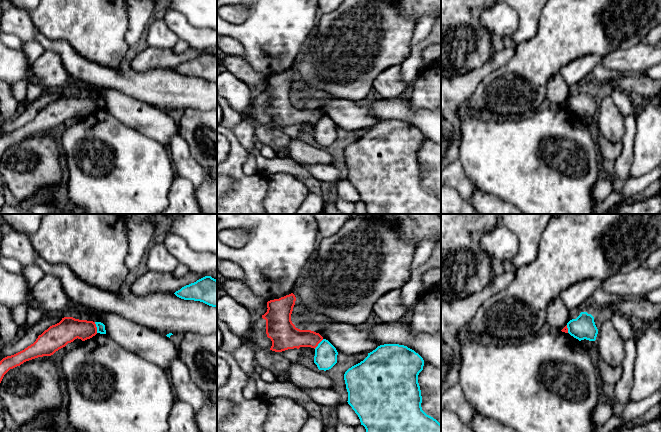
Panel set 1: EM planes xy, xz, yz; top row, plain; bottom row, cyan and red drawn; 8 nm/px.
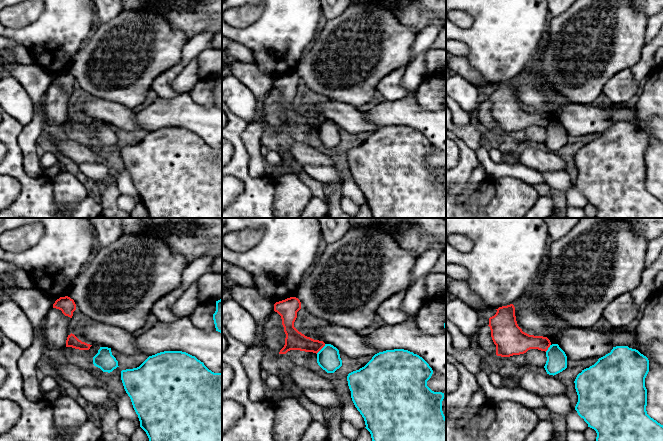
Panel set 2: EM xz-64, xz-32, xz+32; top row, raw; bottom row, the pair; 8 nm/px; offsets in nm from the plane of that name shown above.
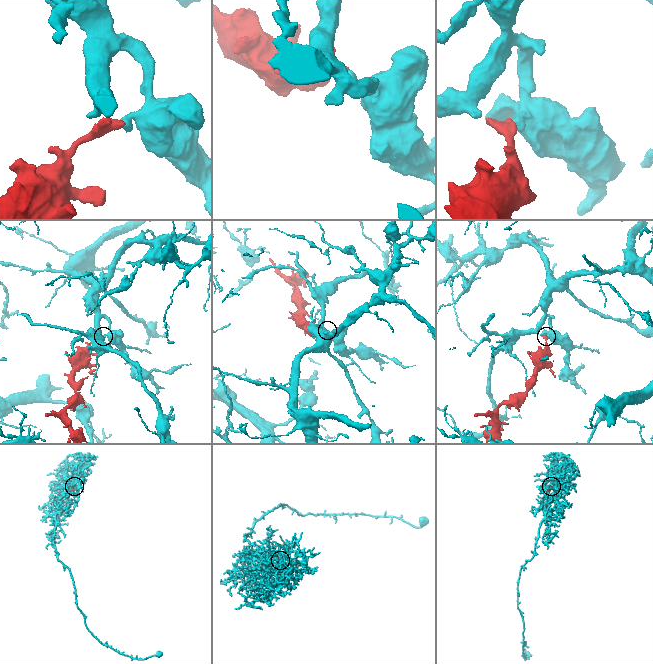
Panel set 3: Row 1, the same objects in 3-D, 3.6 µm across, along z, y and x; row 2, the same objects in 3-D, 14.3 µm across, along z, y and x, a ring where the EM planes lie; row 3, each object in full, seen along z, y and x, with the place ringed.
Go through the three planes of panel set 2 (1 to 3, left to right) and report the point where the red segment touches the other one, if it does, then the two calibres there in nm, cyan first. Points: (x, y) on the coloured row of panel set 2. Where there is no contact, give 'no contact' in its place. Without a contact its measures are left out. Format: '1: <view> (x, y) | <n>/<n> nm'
1: no contact
2: xz-32 (321, 349) | 190/160 nm
3: xz+32 (548, 348) | 160/190 nm

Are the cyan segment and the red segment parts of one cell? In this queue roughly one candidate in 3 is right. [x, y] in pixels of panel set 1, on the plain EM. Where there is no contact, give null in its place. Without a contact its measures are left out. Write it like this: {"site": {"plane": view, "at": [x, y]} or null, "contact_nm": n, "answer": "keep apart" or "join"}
{"site": {"plane": "xy", "at": [96, 102]}, "contact_nm": 90, "answer": "keep apart"}

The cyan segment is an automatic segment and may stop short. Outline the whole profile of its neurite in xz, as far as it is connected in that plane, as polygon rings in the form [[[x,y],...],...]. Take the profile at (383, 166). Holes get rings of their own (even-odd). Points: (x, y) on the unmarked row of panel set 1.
[[[384,120],[345,148],[347,178],[365,203],[367,214],[441,214],[441,200],[421,183],[418,151],[423,142],[423,134],[407,122]]]

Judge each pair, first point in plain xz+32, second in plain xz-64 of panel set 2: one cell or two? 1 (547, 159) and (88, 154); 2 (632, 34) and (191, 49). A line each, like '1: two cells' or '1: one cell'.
1: one cell
2: two cells

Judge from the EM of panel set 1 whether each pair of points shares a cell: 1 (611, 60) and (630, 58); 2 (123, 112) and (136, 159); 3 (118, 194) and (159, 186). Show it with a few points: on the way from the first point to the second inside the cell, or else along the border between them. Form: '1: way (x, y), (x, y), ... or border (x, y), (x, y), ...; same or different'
1: way (616, 60), (625, 60); same
2: border (108, 112), (148, 137); different
3: way (128, 186), (149, 186); same

